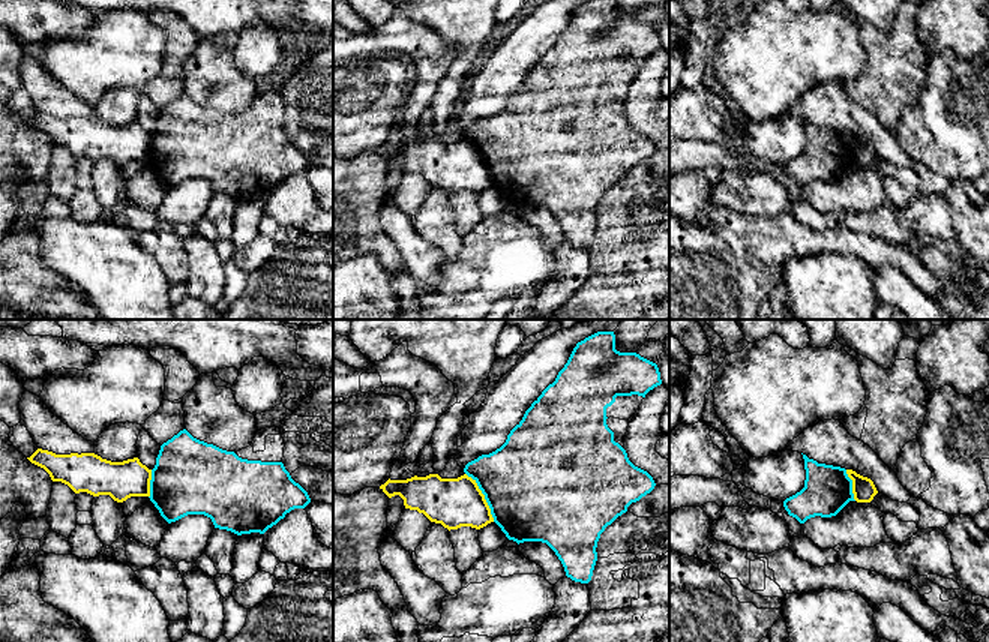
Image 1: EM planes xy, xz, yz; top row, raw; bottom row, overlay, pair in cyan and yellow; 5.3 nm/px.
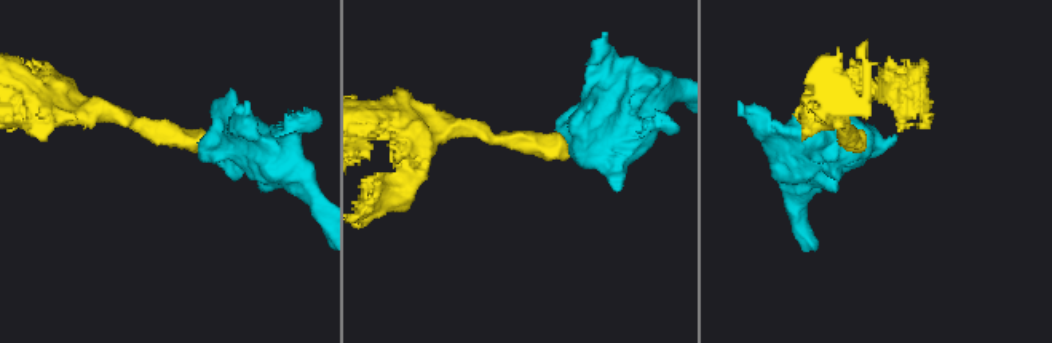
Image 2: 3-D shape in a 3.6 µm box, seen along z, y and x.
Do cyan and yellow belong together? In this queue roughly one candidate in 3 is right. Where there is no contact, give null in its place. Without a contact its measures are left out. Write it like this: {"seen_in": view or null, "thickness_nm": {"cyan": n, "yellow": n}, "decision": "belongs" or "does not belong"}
{"seen_in": "xz", "thickness_nm": {"cyan": 500, "yellow": 260}, "decision": "does not belong"}

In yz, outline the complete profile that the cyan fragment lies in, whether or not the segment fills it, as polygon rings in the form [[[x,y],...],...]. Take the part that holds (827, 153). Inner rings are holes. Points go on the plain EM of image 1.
[[[803,118],[806,144],[804,152],[783,165],[789,180],[800,188],[821,180],[836,180],[849,165],[854,164],[852,144],[840,130],[818,128]]]

